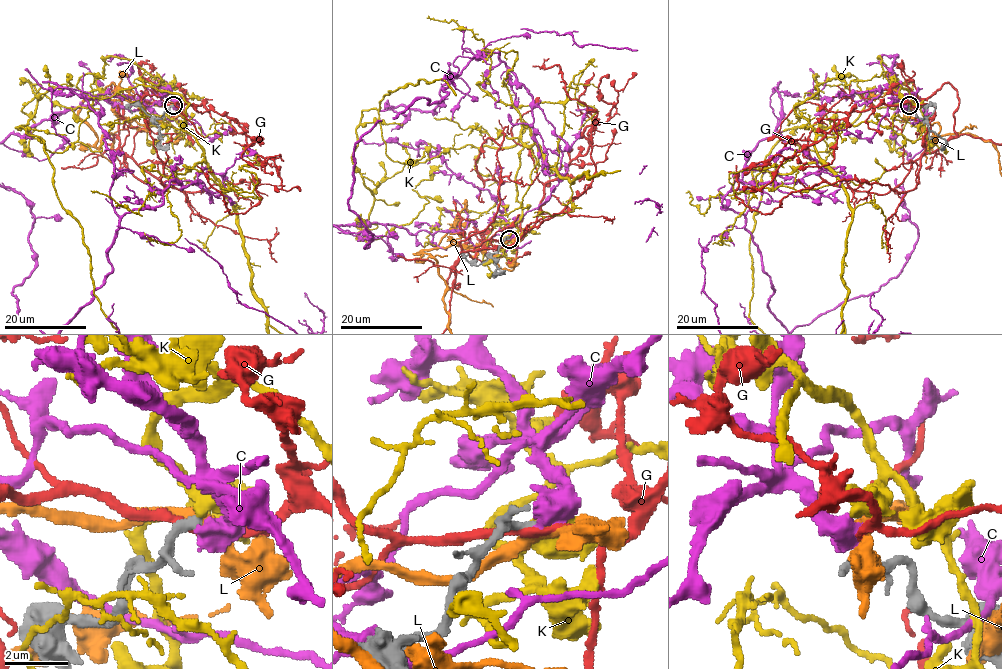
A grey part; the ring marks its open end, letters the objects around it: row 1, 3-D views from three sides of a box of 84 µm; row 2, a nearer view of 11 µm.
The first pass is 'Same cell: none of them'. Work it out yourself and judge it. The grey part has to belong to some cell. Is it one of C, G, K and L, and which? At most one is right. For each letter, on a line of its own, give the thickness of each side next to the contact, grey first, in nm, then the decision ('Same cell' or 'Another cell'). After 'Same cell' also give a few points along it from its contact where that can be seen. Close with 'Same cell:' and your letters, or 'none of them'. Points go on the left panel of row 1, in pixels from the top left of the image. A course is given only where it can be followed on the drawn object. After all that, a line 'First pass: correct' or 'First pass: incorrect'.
C: Thickness 300 nm (grey) against 320 nm. Another cell
G: Thickness 320 nm (grey) against 280 nm. Another cell
K: Thickness 280 nm (grey) against 600 nm. Another cell
L: Thickness 280 nm (grey) against 360 nm. Another cell
Same cell: none of them
First pass: correct

